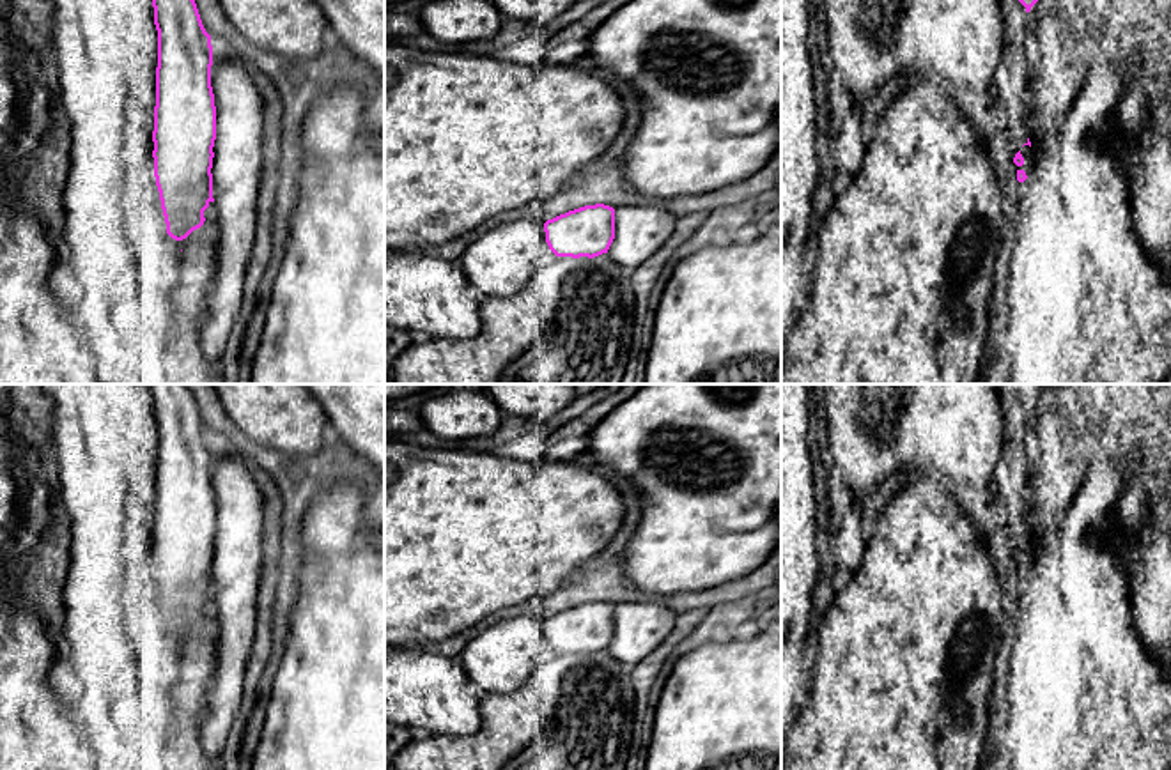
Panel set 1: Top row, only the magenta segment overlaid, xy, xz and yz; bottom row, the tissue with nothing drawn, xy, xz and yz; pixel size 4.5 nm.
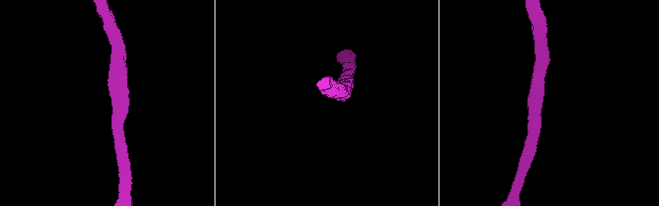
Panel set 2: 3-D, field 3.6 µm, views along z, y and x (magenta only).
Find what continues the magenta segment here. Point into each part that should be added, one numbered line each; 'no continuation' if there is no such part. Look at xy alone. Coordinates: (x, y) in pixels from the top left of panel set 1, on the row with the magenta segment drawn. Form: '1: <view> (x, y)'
1: xy (105, 50)

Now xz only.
1: xz (500, 262)

